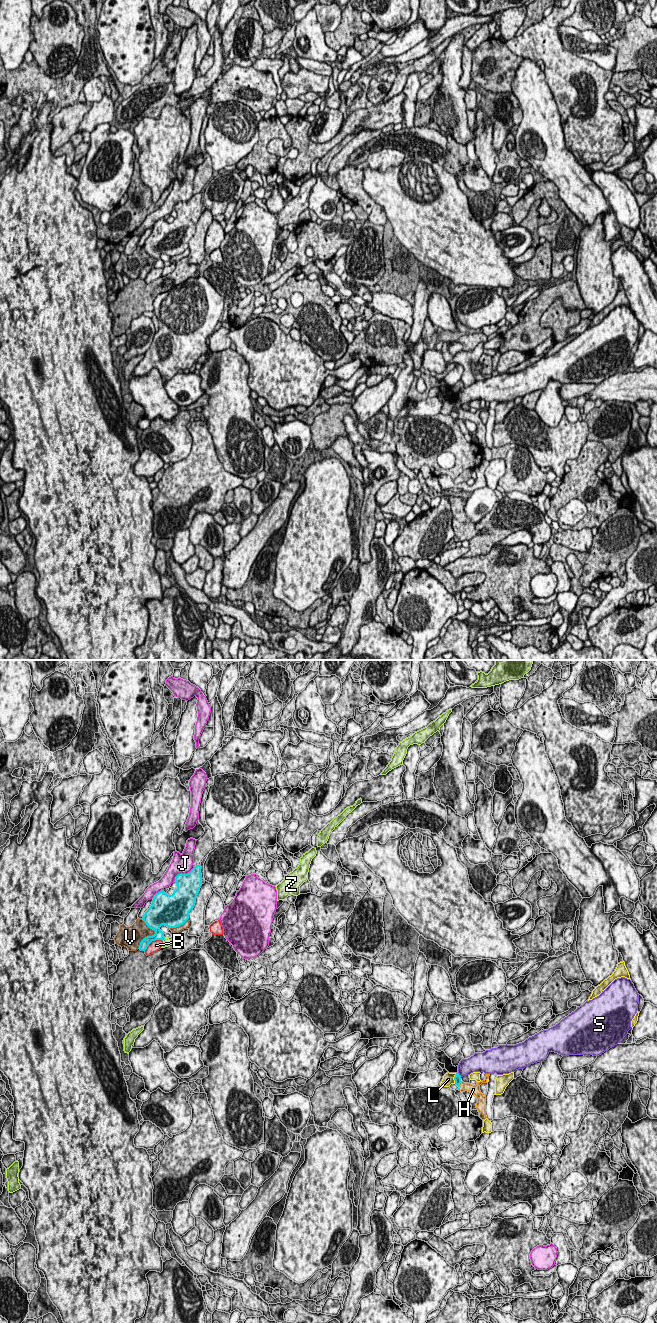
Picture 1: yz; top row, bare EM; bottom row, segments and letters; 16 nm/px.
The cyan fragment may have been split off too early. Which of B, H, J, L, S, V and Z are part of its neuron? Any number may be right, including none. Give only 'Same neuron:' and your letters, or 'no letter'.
Same neuron: H

